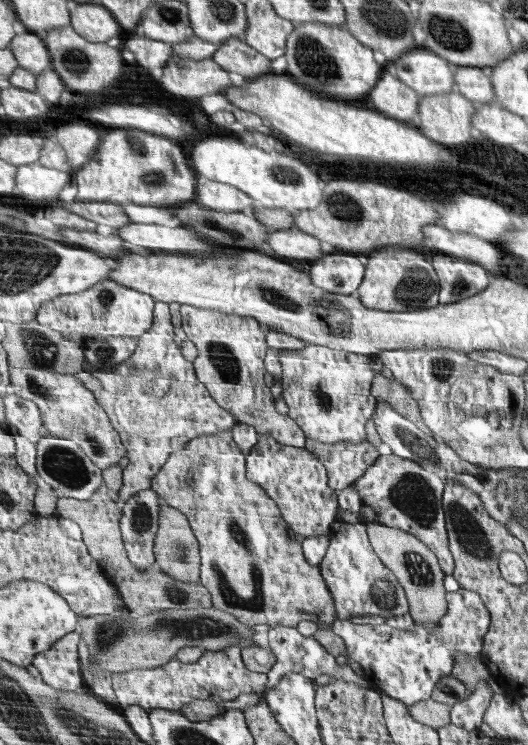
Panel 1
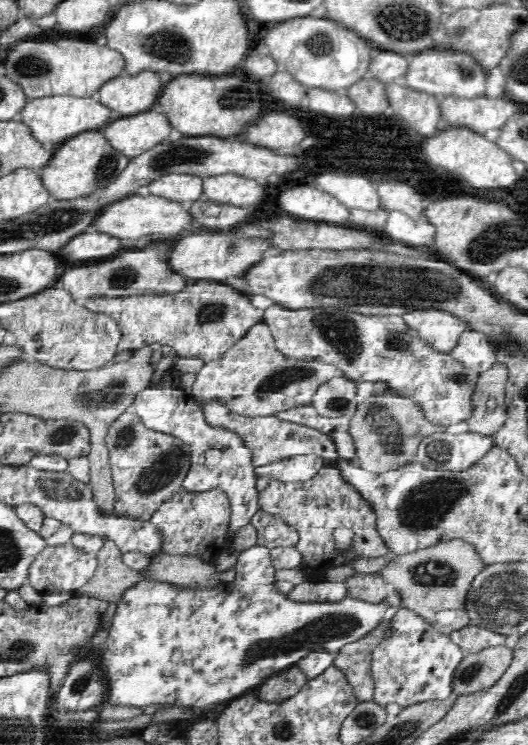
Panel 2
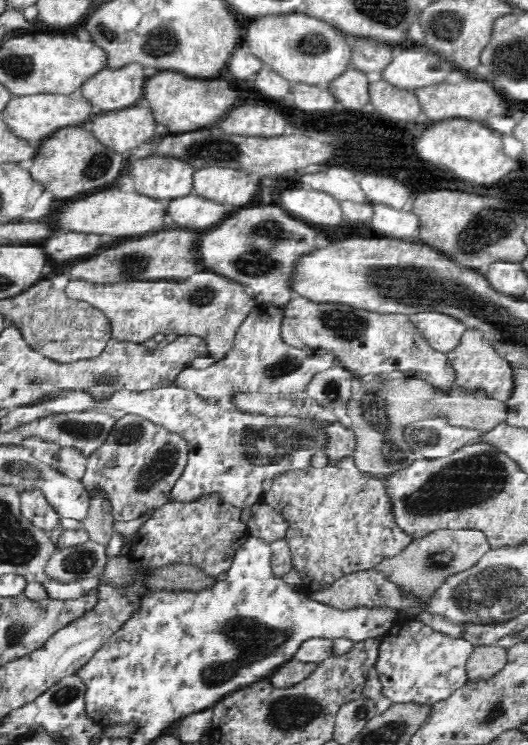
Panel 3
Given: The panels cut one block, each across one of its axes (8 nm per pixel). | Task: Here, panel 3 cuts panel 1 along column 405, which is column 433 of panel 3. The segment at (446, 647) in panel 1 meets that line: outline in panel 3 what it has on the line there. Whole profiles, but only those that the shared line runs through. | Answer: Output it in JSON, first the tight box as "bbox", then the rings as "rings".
{"bbox":[374,619,474,706],"rings":[[[410,619],[404,624],[400,624],[400,626],[398,624],[394,625],[383,634],[374,670],[382,683],[383,697],[390,698],[393,703],[415,703],[430,706],[449,698],[457,688],[460,688],[466,682],[466,663],[473,650],[474,644],[469,640],[436,632],[431,626],[421,621]]]}

